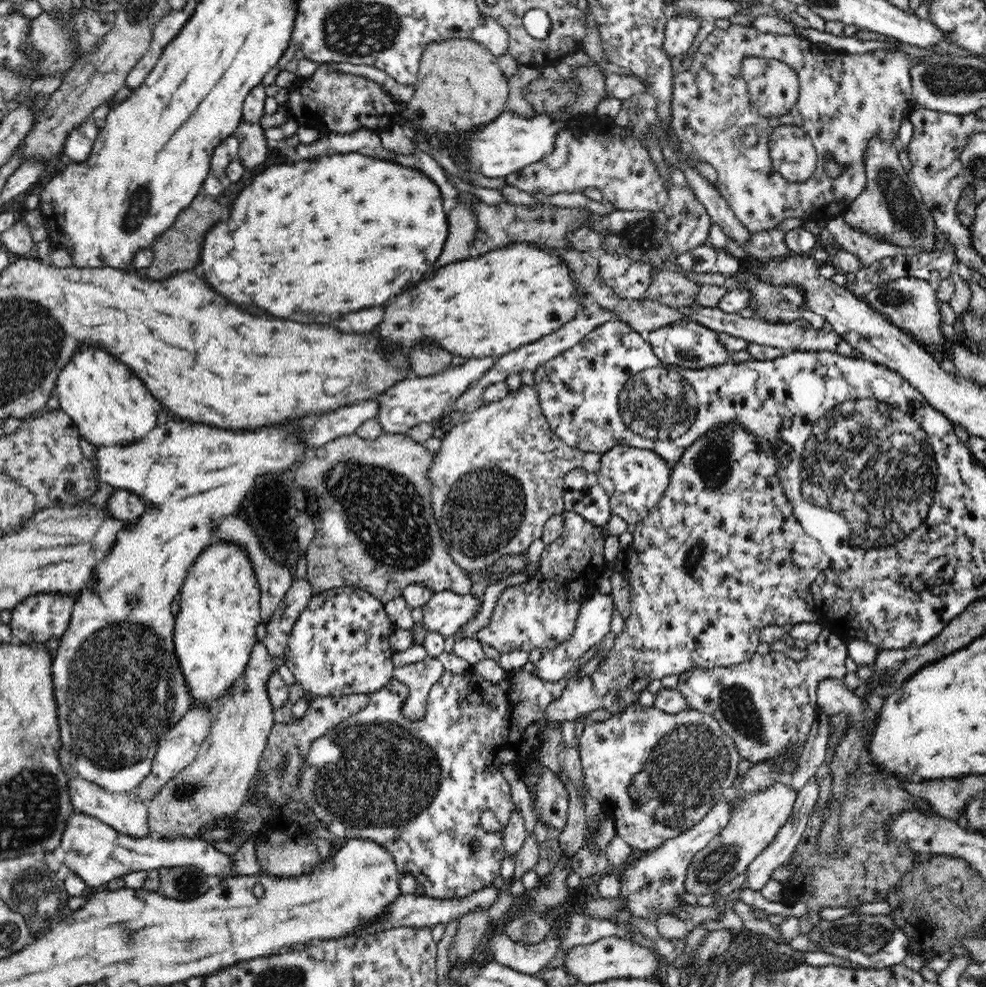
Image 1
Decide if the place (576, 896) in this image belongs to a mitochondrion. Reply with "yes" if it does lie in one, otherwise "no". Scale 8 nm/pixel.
no

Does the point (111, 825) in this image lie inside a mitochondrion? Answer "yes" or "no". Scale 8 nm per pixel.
no

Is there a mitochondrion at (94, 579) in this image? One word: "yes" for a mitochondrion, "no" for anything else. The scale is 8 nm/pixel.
no

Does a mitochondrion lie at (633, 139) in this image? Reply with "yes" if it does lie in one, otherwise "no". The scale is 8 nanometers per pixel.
no

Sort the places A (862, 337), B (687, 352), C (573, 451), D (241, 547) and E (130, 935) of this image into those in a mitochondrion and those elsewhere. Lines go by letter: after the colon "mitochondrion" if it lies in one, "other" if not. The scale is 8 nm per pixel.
A: mitochondrion
B: mitochondrion
C: other
D: other
E: mitochondrion

